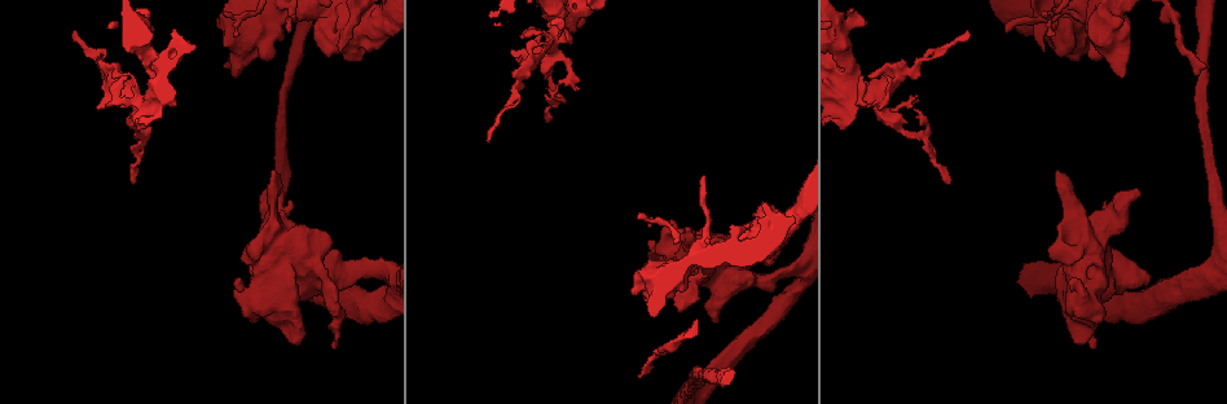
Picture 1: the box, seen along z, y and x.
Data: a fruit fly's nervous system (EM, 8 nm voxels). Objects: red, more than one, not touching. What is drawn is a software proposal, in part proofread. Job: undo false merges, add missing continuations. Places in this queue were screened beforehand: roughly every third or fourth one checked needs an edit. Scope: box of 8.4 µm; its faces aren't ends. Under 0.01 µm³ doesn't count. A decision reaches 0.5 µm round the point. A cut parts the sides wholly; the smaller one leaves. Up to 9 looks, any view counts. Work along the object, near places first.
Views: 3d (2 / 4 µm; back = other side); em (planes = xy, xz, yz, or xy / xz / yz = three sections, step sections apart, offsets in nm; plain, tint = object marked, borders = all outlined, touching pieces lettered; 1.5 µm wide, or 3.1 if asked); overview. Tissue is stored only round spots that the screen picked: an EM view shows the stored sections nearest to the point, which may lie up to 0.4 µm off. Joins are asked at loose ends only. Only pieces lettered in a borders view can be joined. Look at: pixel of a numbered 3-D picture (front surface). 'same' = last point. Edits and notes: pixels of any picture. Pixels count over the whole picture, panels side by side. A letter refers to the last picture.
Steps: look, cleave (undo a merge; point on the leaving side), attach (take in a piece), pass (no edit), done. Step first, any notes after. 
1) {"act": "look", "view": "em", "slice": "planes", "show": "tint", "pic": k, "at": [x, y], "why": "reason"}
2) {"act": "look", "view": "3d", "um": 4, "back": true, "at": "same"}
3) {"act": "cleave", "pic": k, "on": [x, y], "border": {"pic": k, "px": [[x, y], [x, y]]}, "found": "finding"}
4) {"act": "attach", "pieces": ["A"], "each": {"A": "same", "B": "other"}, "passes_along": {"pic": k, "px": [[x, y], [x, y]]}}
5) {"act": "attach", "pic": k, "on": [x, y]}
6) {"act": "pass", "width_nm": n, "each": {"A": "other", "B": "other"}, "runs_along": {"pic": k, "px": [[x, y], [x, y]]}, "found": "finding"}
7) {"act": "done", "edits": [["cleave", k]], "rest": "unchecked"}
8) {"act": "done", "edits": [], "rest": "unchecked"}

{"act": "look", "view": "em", "slice": "xz", "step": 8, "show": "tint", "pic": 1, "at": [687, 291], "why": "sudden change in width"}

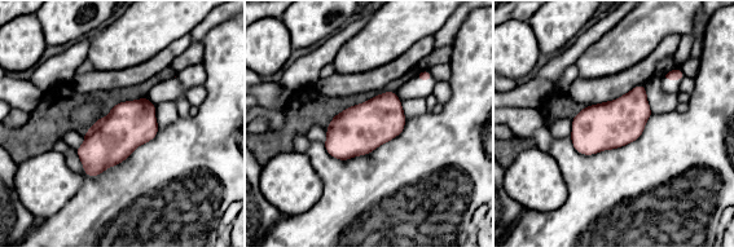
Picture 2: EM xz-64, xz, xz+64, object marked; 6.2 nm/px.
{"act": "look", "view": "em", "slice": "xz", "step": 8, "show": "borders", "at": "same"}

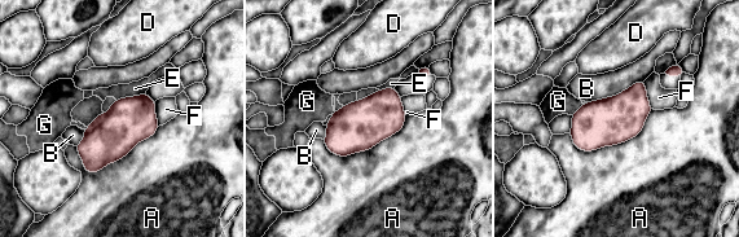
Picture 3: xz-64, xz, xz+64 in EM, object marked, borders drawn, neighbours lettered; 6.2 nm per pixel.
{"act": "pass", "each": {"A": "other", "B": "other", "D": "other", "E": "other", "F": "other", "G": "other"}, "border": {"pic": 3, "px": [[159, 126], [119, 159], [83, 169]]}, "found": "all the same neuron"}

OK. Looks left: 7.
{"act": "look", "view": "3d", "um": 4, "pic": 1, "at": [917, 99], "why": "thin end"}

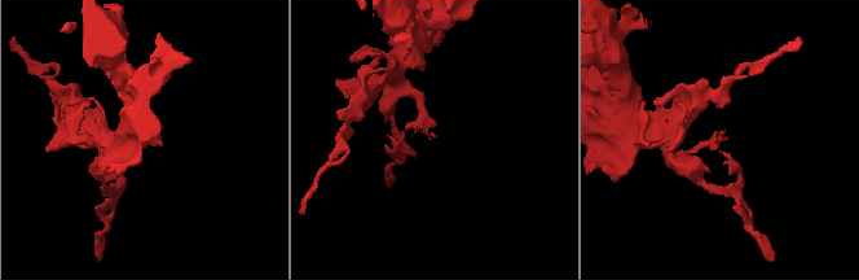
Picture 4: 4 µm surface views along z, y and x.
{"act": "look", "view": "em", "slice": "xy", "step": 4, "show": "tint", "pic": 4, "at": [725, 139]}

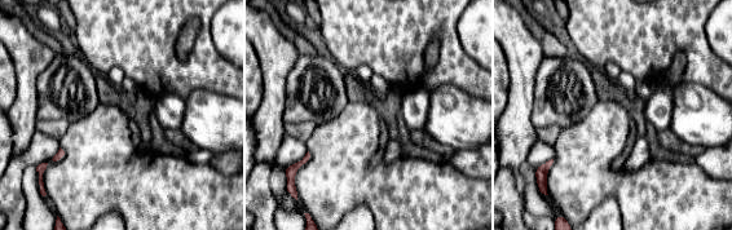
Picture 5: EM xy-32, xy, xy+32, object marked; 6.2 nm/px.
{"act": "look", "view": "em", "slice": "planes", "show": "borders", "at": "same"}

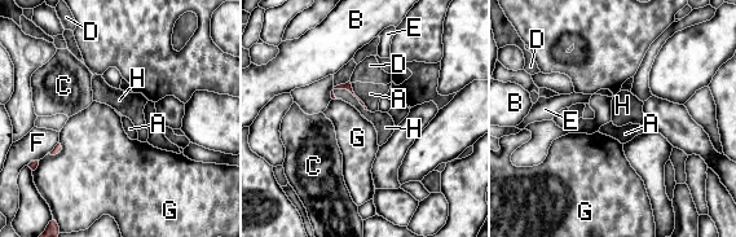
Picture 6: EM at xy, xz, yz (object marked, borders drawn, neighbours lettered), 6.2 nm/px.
{"act": "attach", "pieces": ["H"], "each": {"A": "other", "B": "other", "C": "other", "D": "other", "E": "other", "F": "other", "G": "other", "H": "same"}, "passes_along": {"pic": 6, "px": [[347, 86], [351, 92], [379, 119]]}, "found": "it goes on there"}

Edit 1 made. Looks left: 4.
{"act": "look", "view": "overview", "why": "see it whole again"}

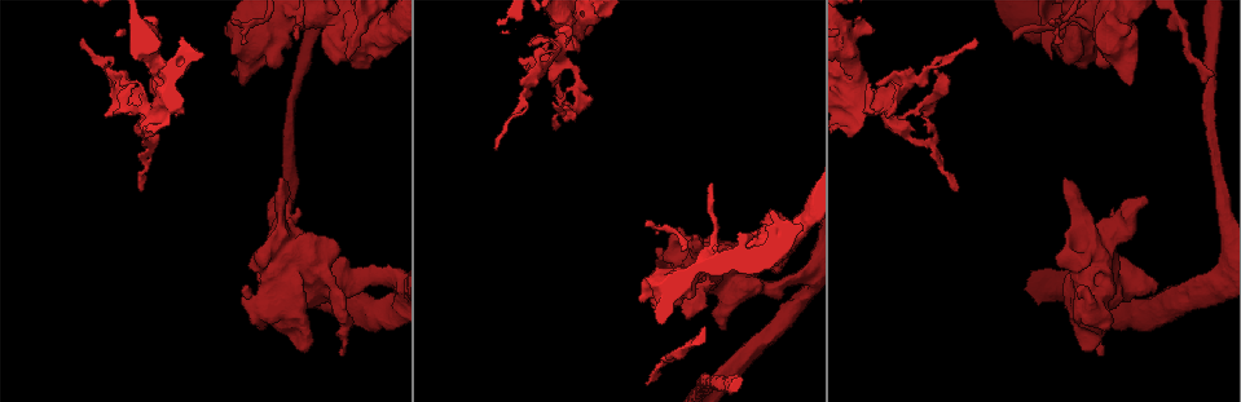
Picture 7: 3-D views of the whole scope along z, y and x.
{"act": "look", "view": "em", "slice": "xz", "step": 8, "show": "borders", "pic": 7, "at": [554, 127], "why": "free end"}

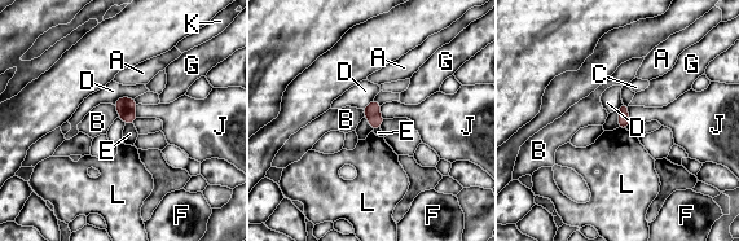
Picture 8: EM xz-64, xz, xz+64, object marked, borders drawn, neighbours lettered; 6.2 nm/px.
{"act": "look", "view": "em", "slice": "planes", "show": "borders", "at": "same", "why": "another direction"}

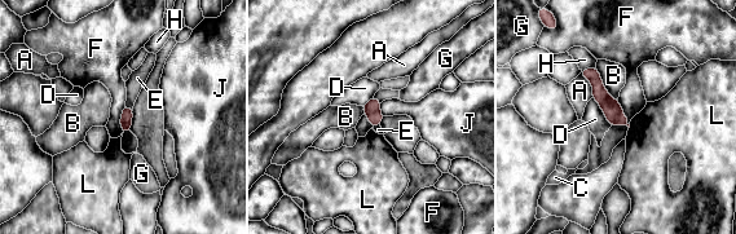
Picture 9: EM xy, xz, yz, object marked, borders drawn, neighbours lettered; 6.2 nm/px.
{"act": "pass", "width_nm": 80, "each": {"A": "other", "B": "other", "C": "other", "D": "other", "E": "other", "F": "other", "G": "other", "H": "other", "J": "other", "L": "other"}, "border": {"pic": 9, "px": [[617, 100], [629, 127]]}, "found": "none of them fits"}

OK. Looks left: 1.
{"act": "look", "view": "em", "slice": "planes", "show": "borders", "pic": 7, "at": [678, 226], "why": "branch stops here"}

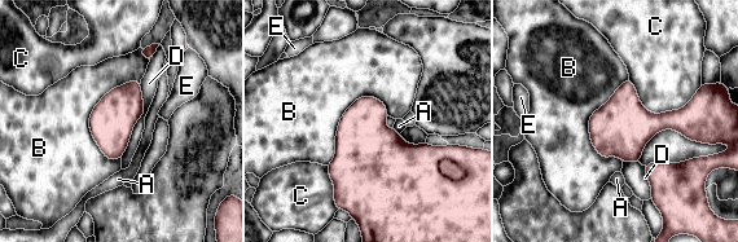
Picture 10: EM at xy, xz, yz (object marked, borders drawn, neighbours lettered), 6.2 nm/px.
{"act": "pass", "each": {"A": "other", "B": "other", "C": "other", "D": "other", "E": "other"}, "border": {"pic": 10, "px": [[139, 80], [91, 113], [108, 159]]}, "found": "none of them fits"}

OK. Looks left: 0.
{"act": "done", "edits": [["attach", 6]], "rest": "unchecked"}

